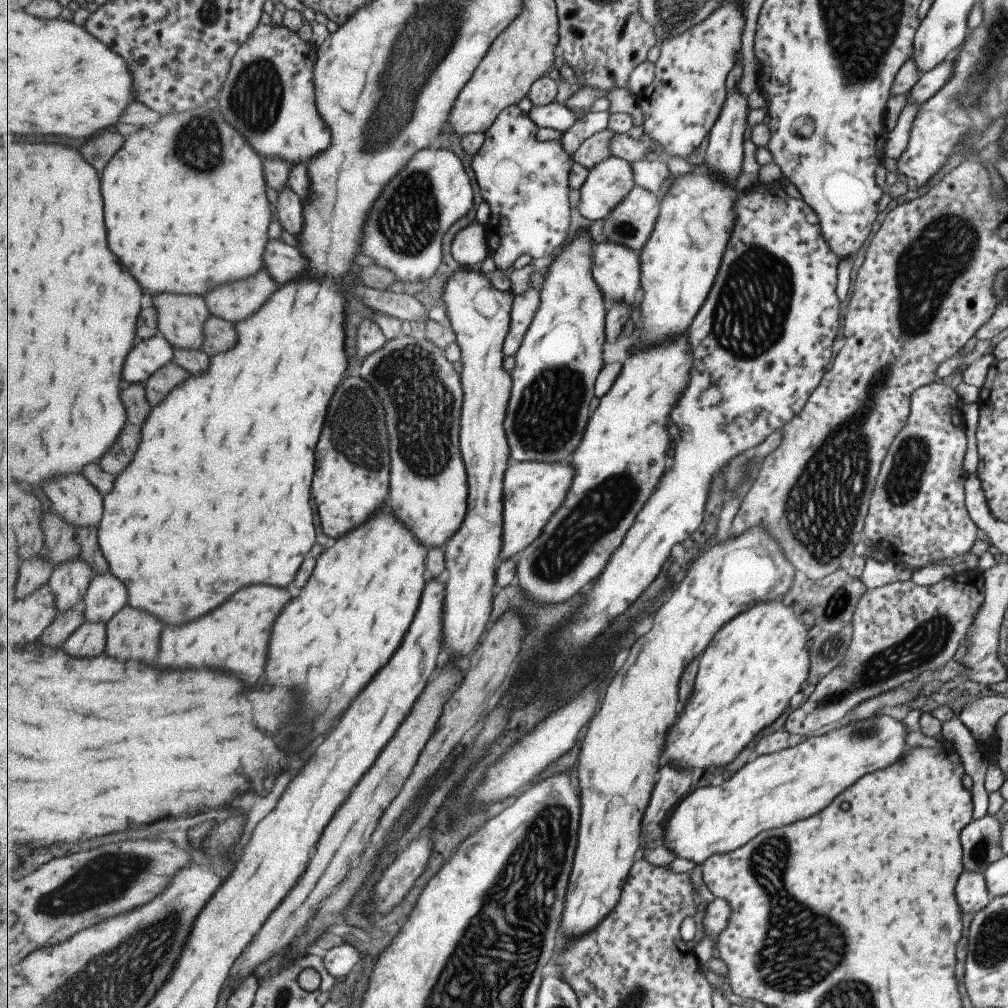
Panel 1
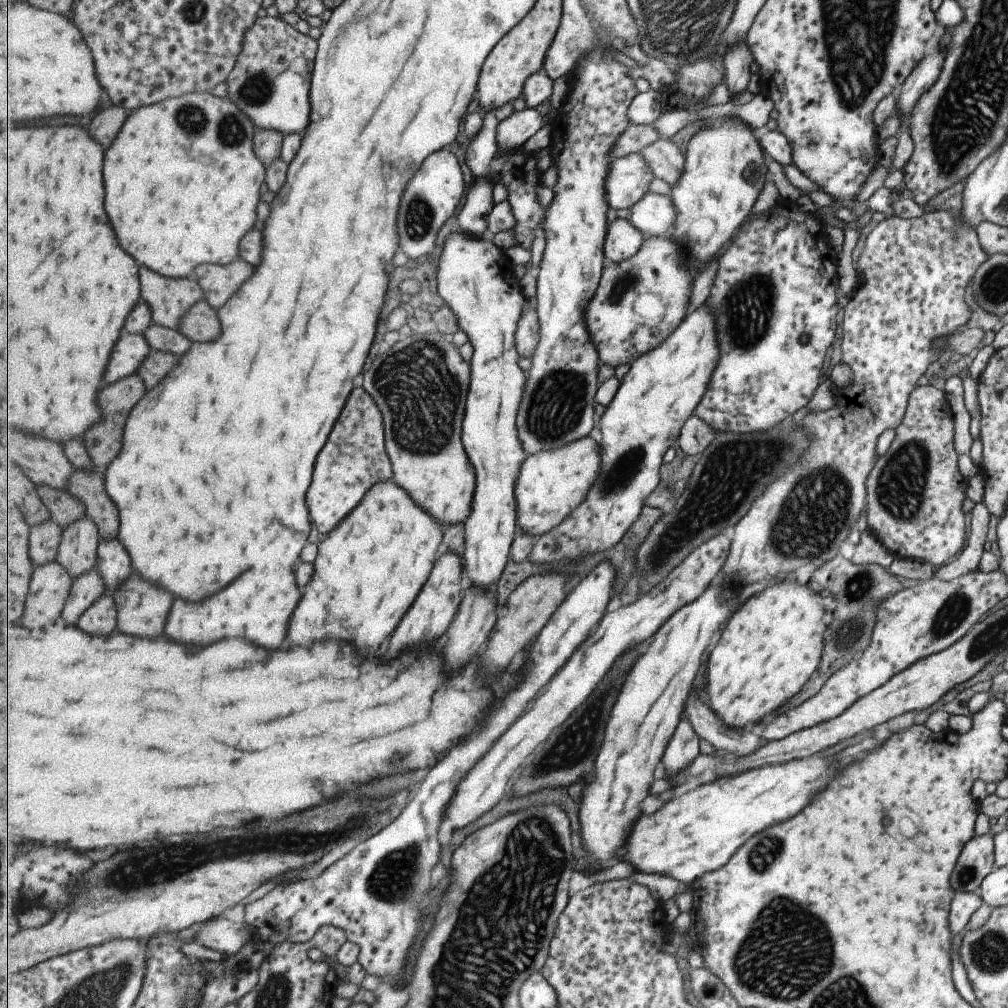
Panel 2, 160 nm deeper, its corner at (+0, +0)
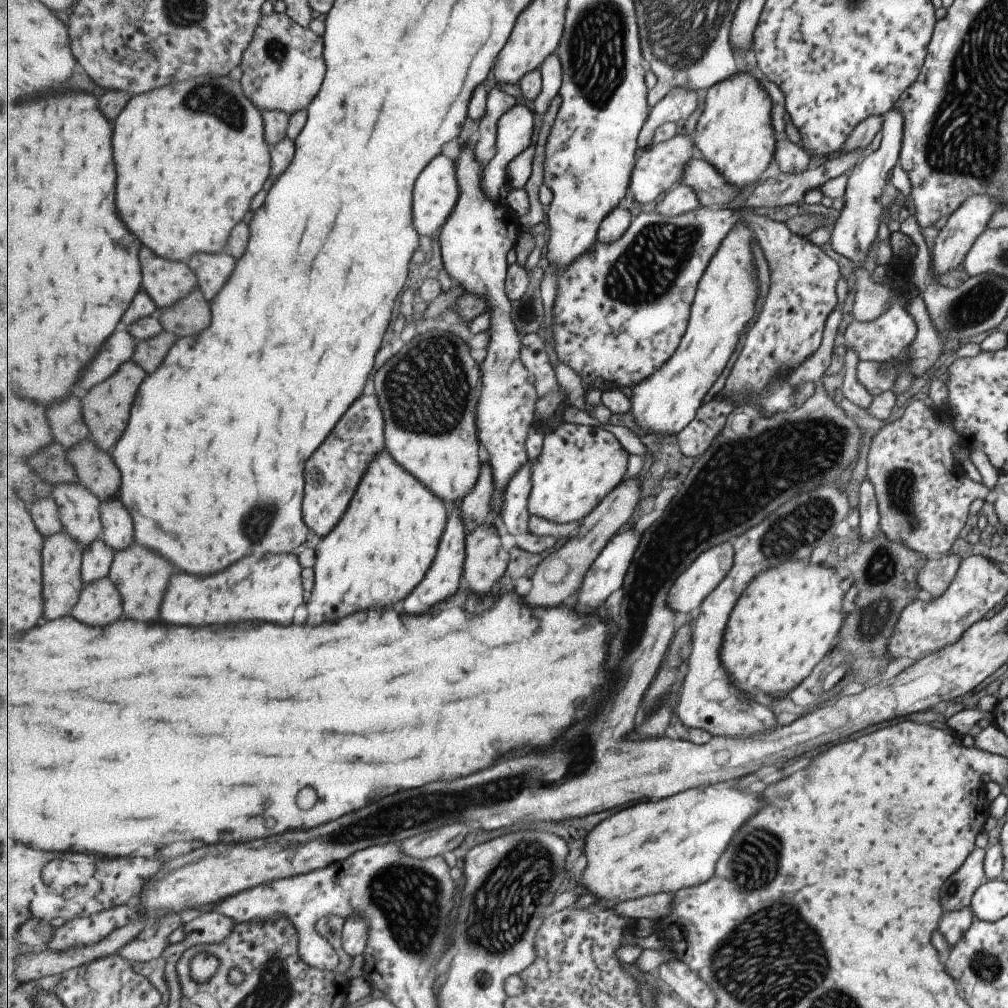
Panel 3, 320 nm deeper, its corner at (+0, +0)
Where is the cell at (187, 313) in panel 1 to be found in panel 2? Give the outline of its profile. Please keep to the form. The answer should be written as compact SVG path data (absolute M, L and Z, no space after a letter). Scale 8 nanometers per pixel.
M141 266L141 282L143 298L149 302L154 323L171 330L179 331L183 316L205 298L195 276L175 280Z

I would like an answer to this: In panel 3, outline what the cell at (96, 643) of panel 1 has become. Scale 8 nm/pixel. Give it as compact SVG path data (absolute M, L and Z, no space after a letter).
M109 577L86 584L72 616L86 625L115 624L125 609L121 590Z

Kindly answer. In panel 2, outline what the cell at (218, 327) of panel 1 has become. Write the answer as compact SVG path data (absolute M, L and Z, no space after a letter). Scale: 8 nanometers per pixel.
M206 298L197 302L181 320L179 331L193 343L215 340L221 336L221 322L217 310L213 309Z

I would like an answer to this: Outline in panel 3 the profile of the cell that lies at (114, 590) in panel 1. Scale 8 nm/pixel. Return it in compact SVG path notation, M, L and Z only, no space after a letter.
M119 496L100 501L102 514L102 538L112 546L114 552L129 548L133 544L133 516L119 500Z

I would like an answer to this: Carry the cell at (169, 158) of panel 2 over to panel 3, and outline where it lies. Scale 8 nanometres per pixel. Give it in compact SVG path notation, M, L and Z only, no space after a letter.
M197 75L183 82L171 83L133 96L127 103L127 108L117 118L117 140L113 140L113 144L117 144L117 170L121 172L121 184L117 184L117 204L121 204L121 216L125 216L125 224L129 224L129 230L133 234L137 232L145 246L153 248L157 256L165 256L169 260L187 262L198 252L217 253L227 250L225 242L229 240L233 228L245 218L251 200L257 192L261 192L263 184L271 176L272 147L266 139L264 112L245 94L240 80L228 77Z

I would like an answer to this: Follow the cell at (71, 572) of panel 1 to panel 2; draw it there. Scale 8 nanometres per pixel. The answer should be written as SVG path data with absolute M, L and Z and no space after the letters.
M87 514L64 530L57 561L65 565L77 580L97 568L99 546L100 529Z

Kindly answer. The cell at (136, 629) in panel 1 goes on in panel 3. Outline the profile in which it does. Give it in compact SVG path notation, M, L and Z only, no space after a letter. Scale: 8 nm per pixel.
M133 542L127 550L115 552L110 579L121 590L125 602L125 614L143 622L157 620L159 608L161 608L161 594L165 594L173 572L175 572L175 566L169 560L165 560L165 556L149 548L143 548L137 542Z

